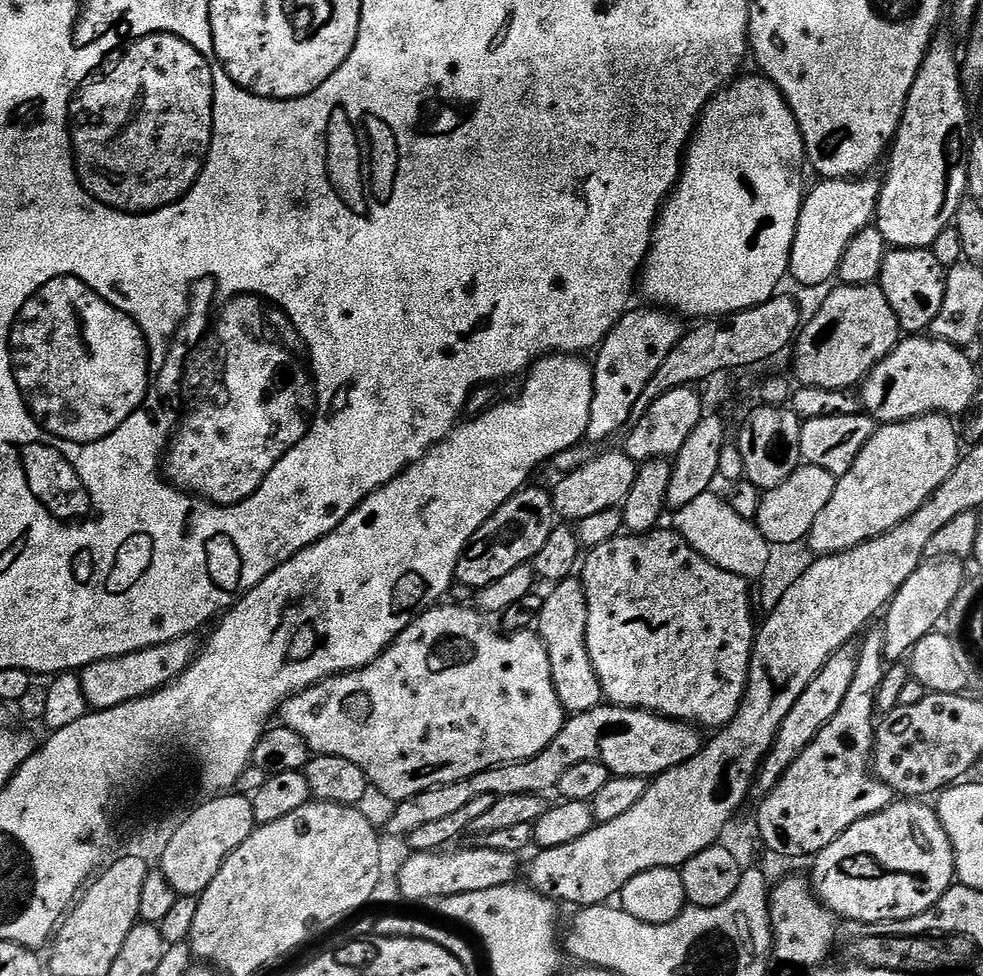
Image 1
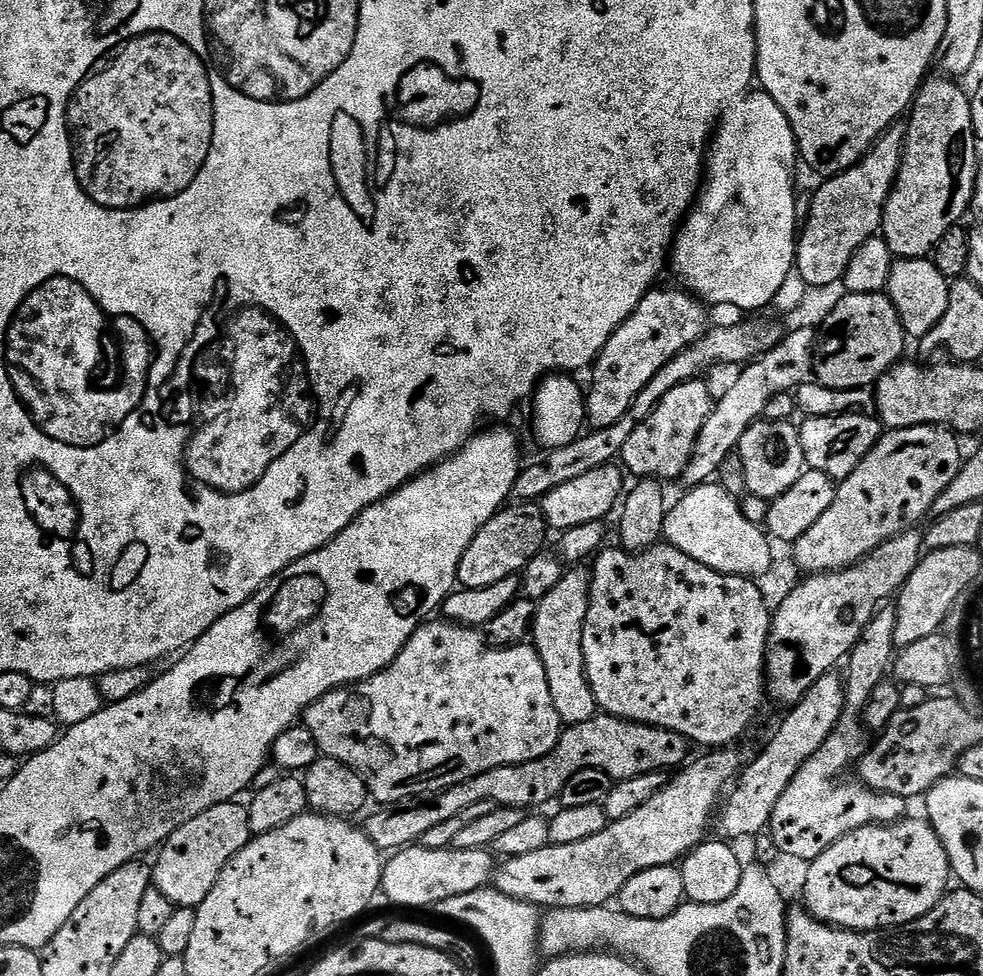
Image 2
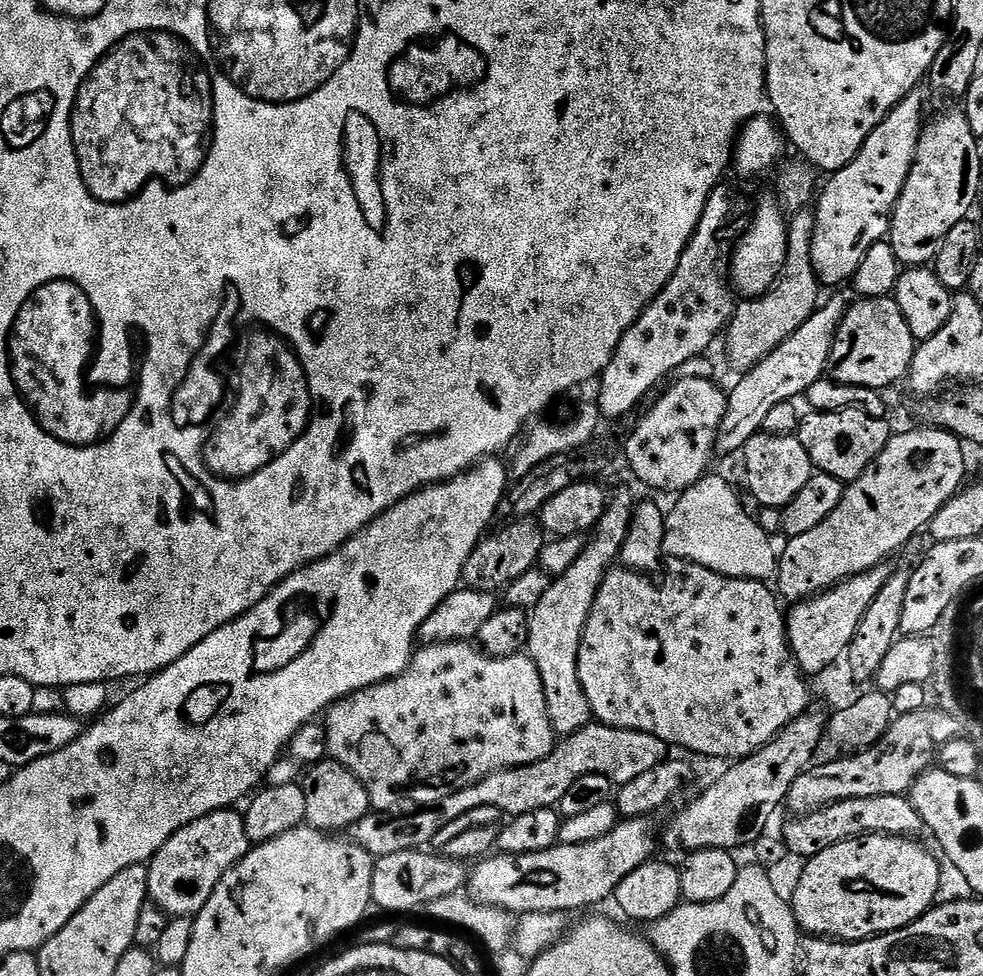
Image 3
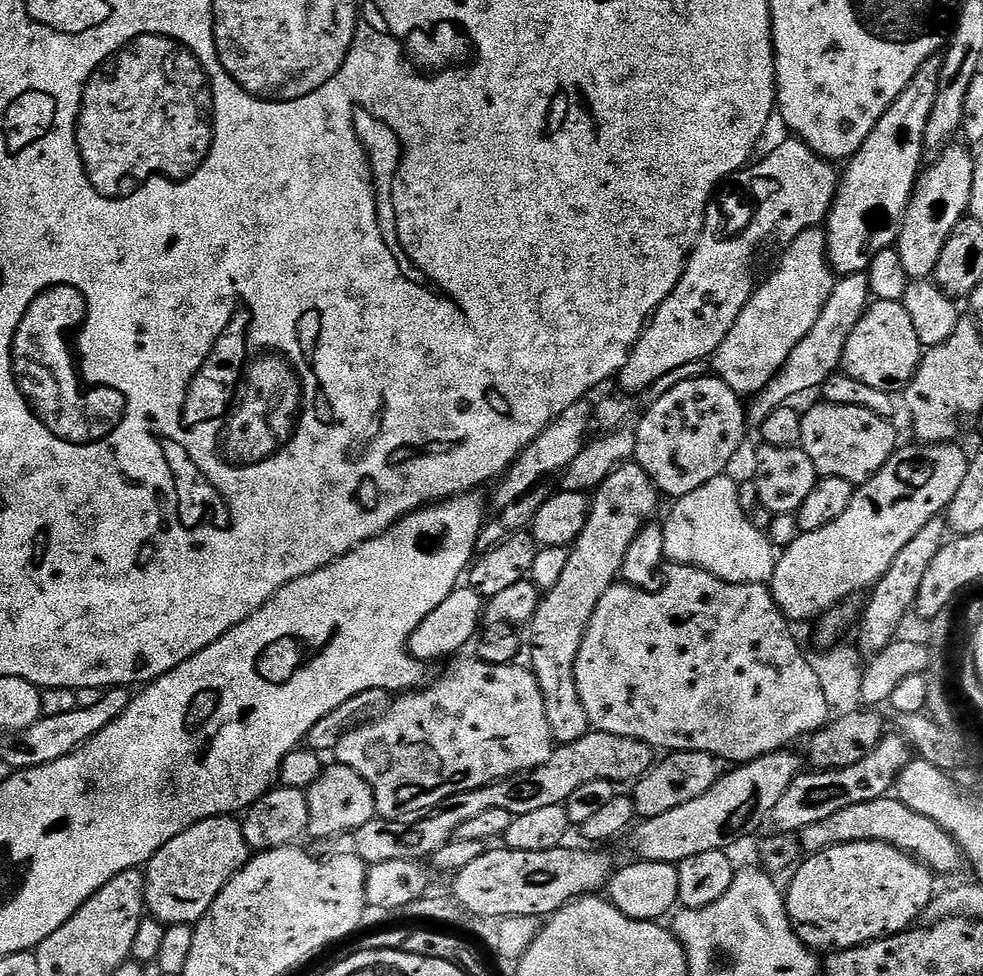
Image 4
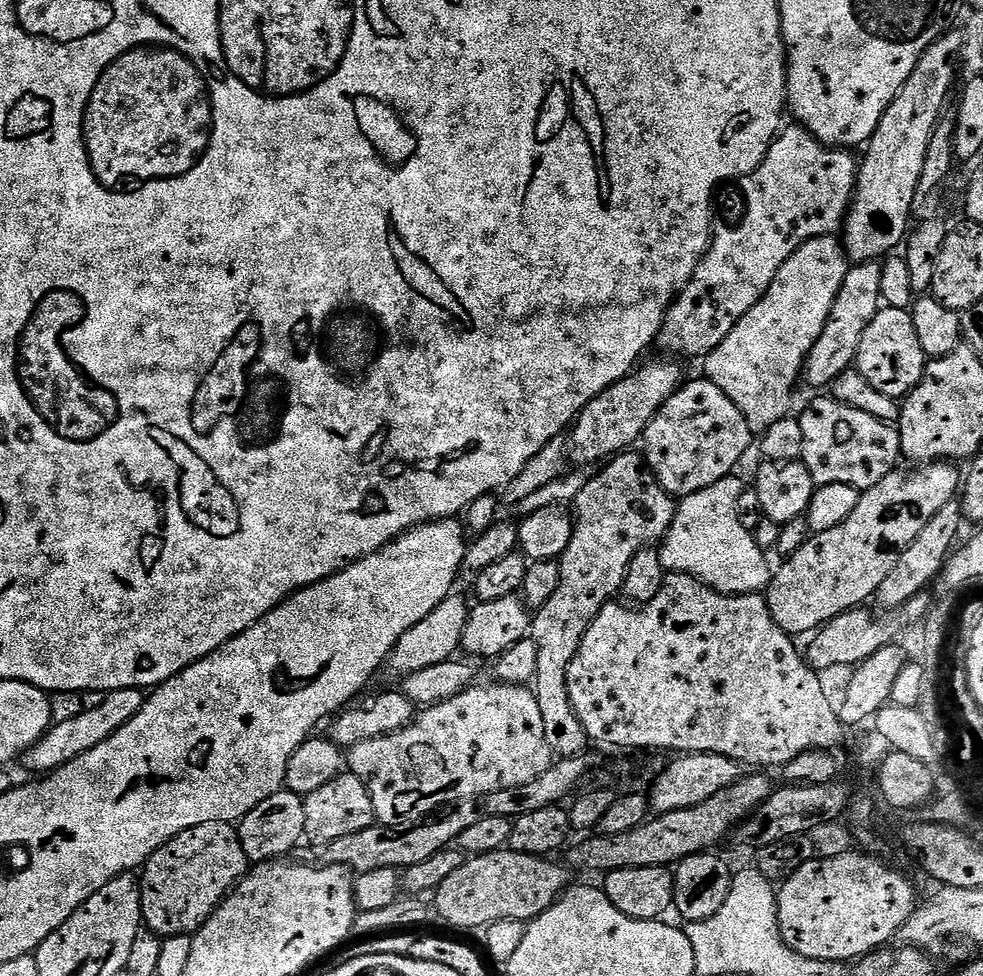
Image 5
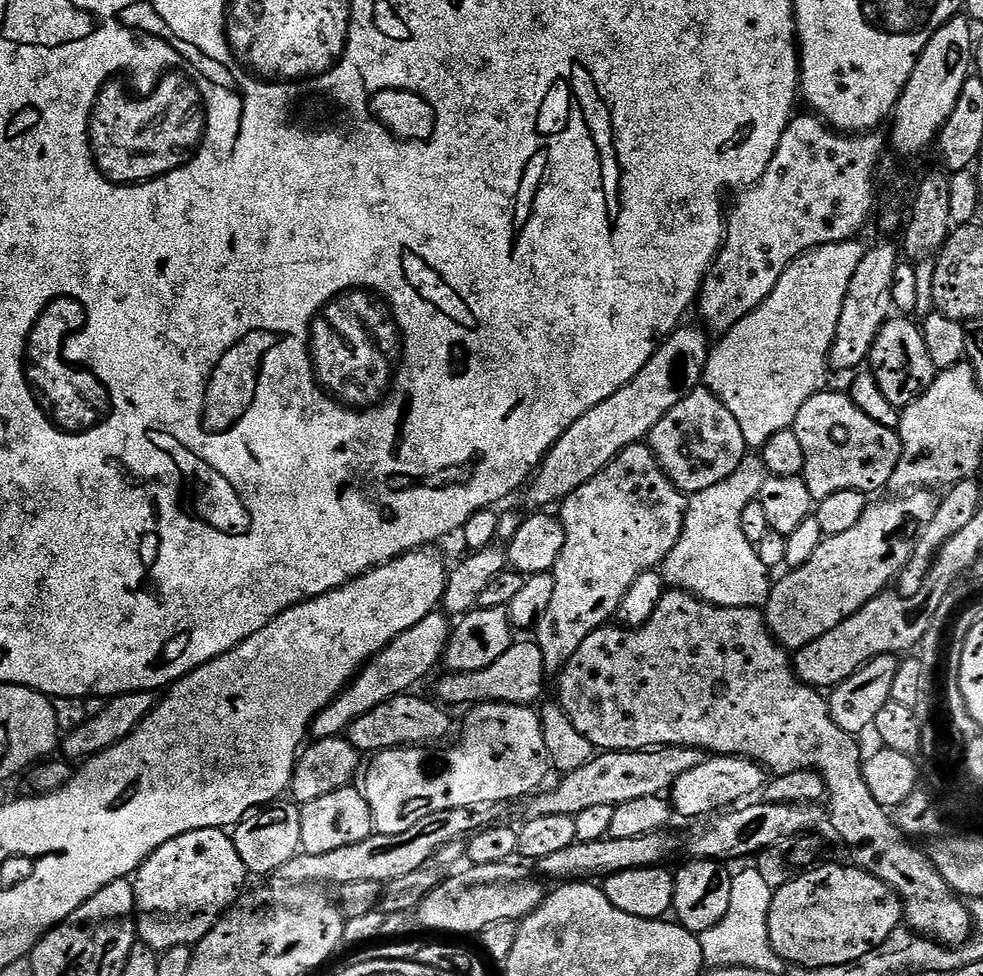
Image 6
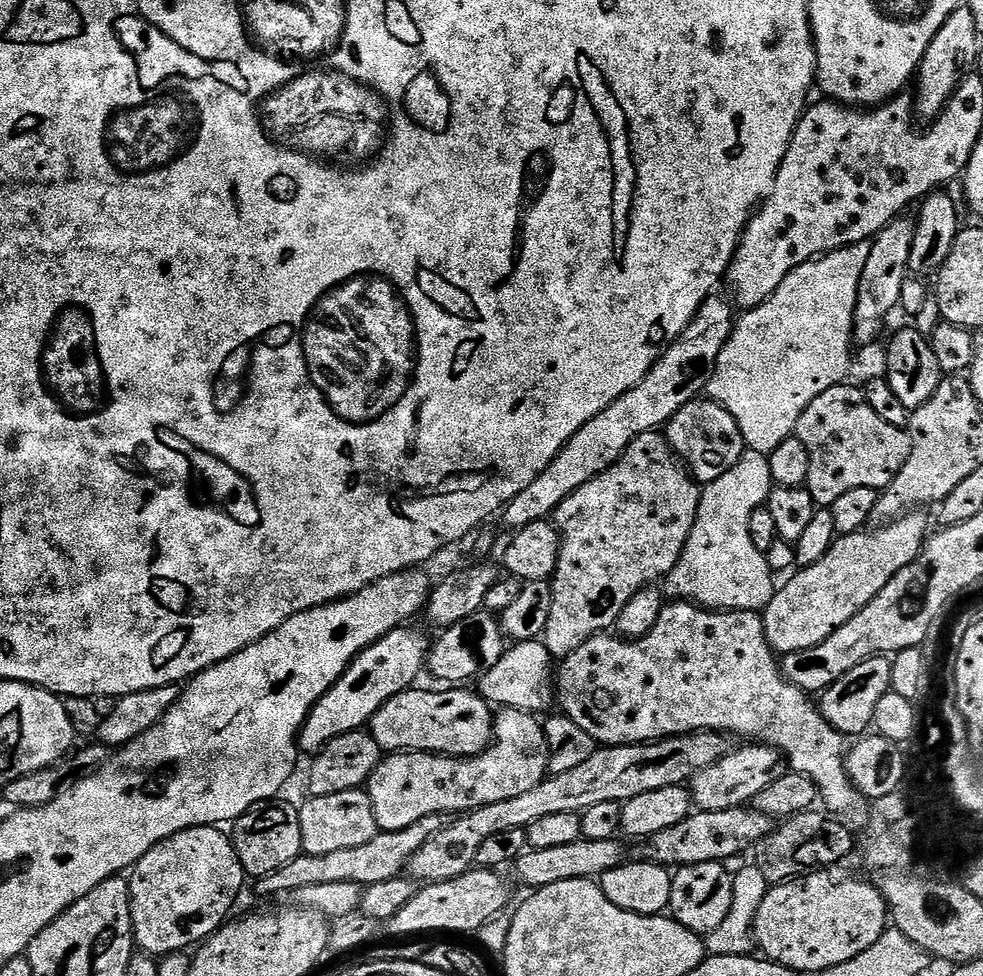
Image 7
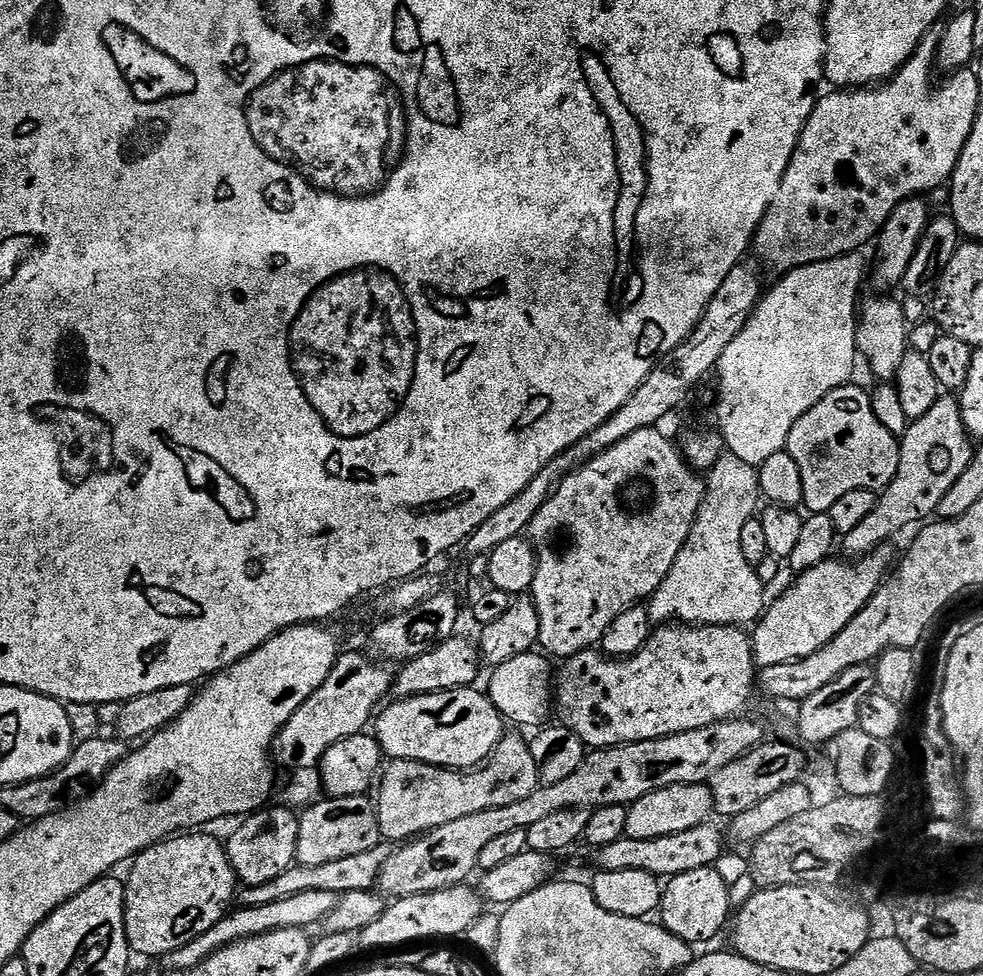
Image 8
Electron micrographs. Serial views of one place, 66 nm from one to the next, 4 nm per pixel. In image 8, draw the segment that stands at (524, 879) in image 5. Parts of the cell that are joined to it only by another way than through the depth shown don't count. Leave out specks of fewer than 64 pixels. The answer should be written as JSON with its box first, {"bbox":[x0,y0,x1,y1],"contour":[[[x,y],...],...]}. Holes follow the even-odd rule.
{"bbox":[358,883,486,949],"contour":[[[462,883],[456,884],[453,888],[447,888],[446,890],[393,899],[385,907],[382,918],[378,918],[378,922],[370,922],[370,926],[366,926],[360,931],[358,934],[359,947],[361,949],[400,948],[403,944],[412,944],[415,940],[432,940],[435,936],[463,937],[470,930],[470,926],[474,926],[474,922],[478,922],[478,918],[484,915],[486,911],[486,904],[482,899],[481,893],[475,887],[472,887],[473,889],[468,887],[467,883]]]}

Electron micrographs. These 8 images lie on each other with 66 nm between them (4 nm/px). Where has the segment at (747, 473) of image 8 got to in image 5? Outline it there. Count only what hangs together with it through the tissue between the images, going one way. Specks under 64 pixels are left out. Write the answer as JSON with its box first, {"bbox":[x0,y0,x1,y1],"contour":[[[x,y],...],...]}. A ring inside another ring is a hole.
{"bbox":[659,474,773,596],"contour":[[[733,474],[714,482],[714,486],[706,486],[706,490],[698,490],[694,494],[683,497],[676,505],[676,513],[672,525],[668,527],[662,543],[659,545],[661,566],[665,573],[681,572],[701,580],[706,586],[724,592],[727,596],[751,596],[760,594],[772,583],[773,565],[768,565],[766,552],[759,548],[753,533],[748,531],[738,520],[737,503],[746,489],[745,482]]]}

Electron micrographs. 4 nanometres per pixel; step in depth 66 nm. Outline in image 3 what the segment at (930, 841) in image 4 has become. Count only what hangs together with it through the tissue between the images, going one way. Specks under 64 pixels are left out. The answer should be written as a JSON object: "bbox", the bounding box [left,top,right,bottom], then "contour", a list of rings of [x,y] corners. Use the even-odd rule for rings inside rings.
{"bbox":[782,795,925,858],"contour":[[[907,795],[902,796],[879,796],[878,798],[858,798],[857,800],[843,800],[837,804],[832,804],[823,812],[811,812],[808,816],[796,816],[793,824],[785,830],[782,835],[783,843],[789,853],[796,856],[811,858],[822,854],[830,846],[834,846],[843,840],[854,840],[857,836],[898,836],[901,838],[919,837],[919,832],[925,831],[922,818],[918,810],[914,810],[911,799]]]}

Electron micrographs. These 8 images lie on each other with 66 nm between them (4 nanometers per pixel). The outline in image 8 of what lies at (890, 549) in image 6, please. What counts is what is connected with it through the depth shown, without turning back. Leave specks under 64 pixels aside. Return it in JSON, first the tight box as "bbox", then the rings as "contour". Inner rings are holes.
{"bbox":[751,546,893,668],"contour":[[[881,546],[866,556],[859,557],[852,564],[839,564],[836,558],[822,561],[818,566],[799,573],[796,581],[777,598],[767,605],[755,625],[756,632],[751,633],[752,656],[760,668],[778,666],[782,662],[790,662],[798,658],[806,658],[806,654],[814,654],[814,650],[822,650],[826,642],[830,642],[857,614],[870,602],[870,598],[884,583],[893,567],[891,547]]]}

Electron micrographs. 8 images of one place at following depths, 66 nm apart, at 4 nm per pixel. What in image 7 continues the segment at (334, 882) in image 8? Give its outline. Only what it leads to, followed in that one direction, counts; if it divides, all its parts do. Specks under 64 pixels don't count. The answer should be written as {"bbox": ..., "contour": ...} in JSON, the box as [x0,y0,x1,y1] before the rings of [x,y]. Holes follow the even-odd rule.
{"bbox":[256,815,446,896],"contour":[[[443,815],[427,816],[414,822],[414,826],[406,826],[397,832],[377,831],[376,836],[366,842],[366,846],[358,846],[354,850],[338,850],[325,856],[302,854],[277,872],[273,872],[271,876],[257,879],[256,892],[260,896],[276,896],[279,892],[290,894],[302,886],[322,886],[324,882],[348,882],[367,886],[392,880],[407,869],[412,856],[422,850],[428,837],[438,835],[445,827],[446,820]]]}

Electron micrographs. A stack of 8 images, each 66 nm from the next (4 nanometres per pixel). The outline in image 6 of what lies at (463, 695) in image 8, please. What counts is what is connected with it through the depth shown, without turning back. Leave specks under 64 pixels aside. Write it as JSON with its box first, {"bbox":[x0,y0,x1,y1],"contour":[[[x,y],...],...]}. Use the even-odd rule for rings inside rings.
{"bbox":[346,694,452,754],"contour":[[[417,694],[395,696],[380,706],[374,706],[366,714],[359,716],[351,724],[346,739],[362,754],[374,754],[383,748],[402,748],[405,746],[424,746],[427,740],[440,740],[452,728],[452,720],[439,703],[423,700]]]}

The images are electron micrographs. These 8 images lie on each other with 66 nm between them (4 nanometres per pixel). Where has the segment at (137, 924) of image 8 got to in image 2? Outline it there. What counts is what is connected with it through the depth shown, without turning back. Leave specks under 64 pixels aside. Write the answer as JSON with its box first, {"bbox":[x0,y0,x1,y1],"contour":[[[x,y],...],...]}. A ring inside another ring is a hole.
{"bbox":[151,802,253,908],"contour":[[[240,802],[210,806],[198,818],[190,818],[186,826],[174,830],[170,838],[160,845],[155,853],[156,864],[151,865],[154,887],[162,890],[166,898],[177,908],[196,908],[214,890],[218,874],[242,850],[253,837],[248,821],[248,809]]]}

